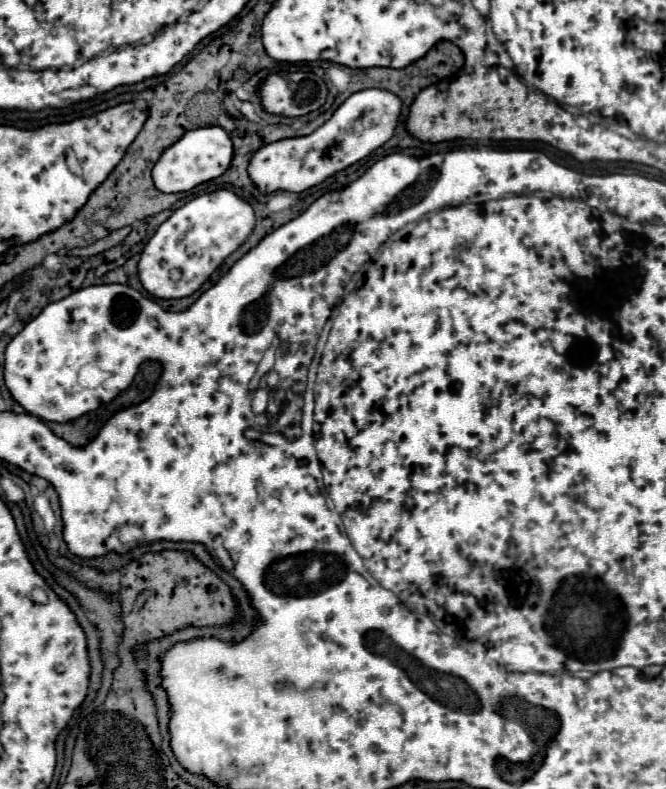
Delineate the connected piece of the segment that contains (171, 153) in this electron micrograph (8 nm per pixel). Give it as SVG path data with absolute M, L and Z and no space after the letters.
M203 126L195 128L191 132L185 132L185 136L175 142L171 148L167 148L161 158L157 160L153 168L153 182L155 188L161 192L189 192L191 188L213 180L227 172L231 160L233 160L233 142L229 134L221 126Z

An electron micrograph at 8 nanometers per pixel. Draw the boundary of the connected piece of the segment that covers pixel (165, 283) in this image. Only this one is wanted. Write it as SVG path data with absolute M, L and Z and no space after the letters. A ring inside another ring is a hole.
M217 190L197 196L177 208L153 234L139 258L139 280L155 298L185 298L201 288L213 270L237 250L255 226L253 208L231 190ZM171 270L181 270L181 278L173 280Z

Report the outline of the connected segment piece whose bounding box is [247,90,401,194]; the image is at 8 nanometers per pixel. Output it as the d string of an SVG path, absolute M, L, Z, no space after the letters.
M361 90L349 96L335 114L309 136L283 138L259 148L249 162L249 178L263 192L303 192L385 144L397 126L401 100L387 90Z

